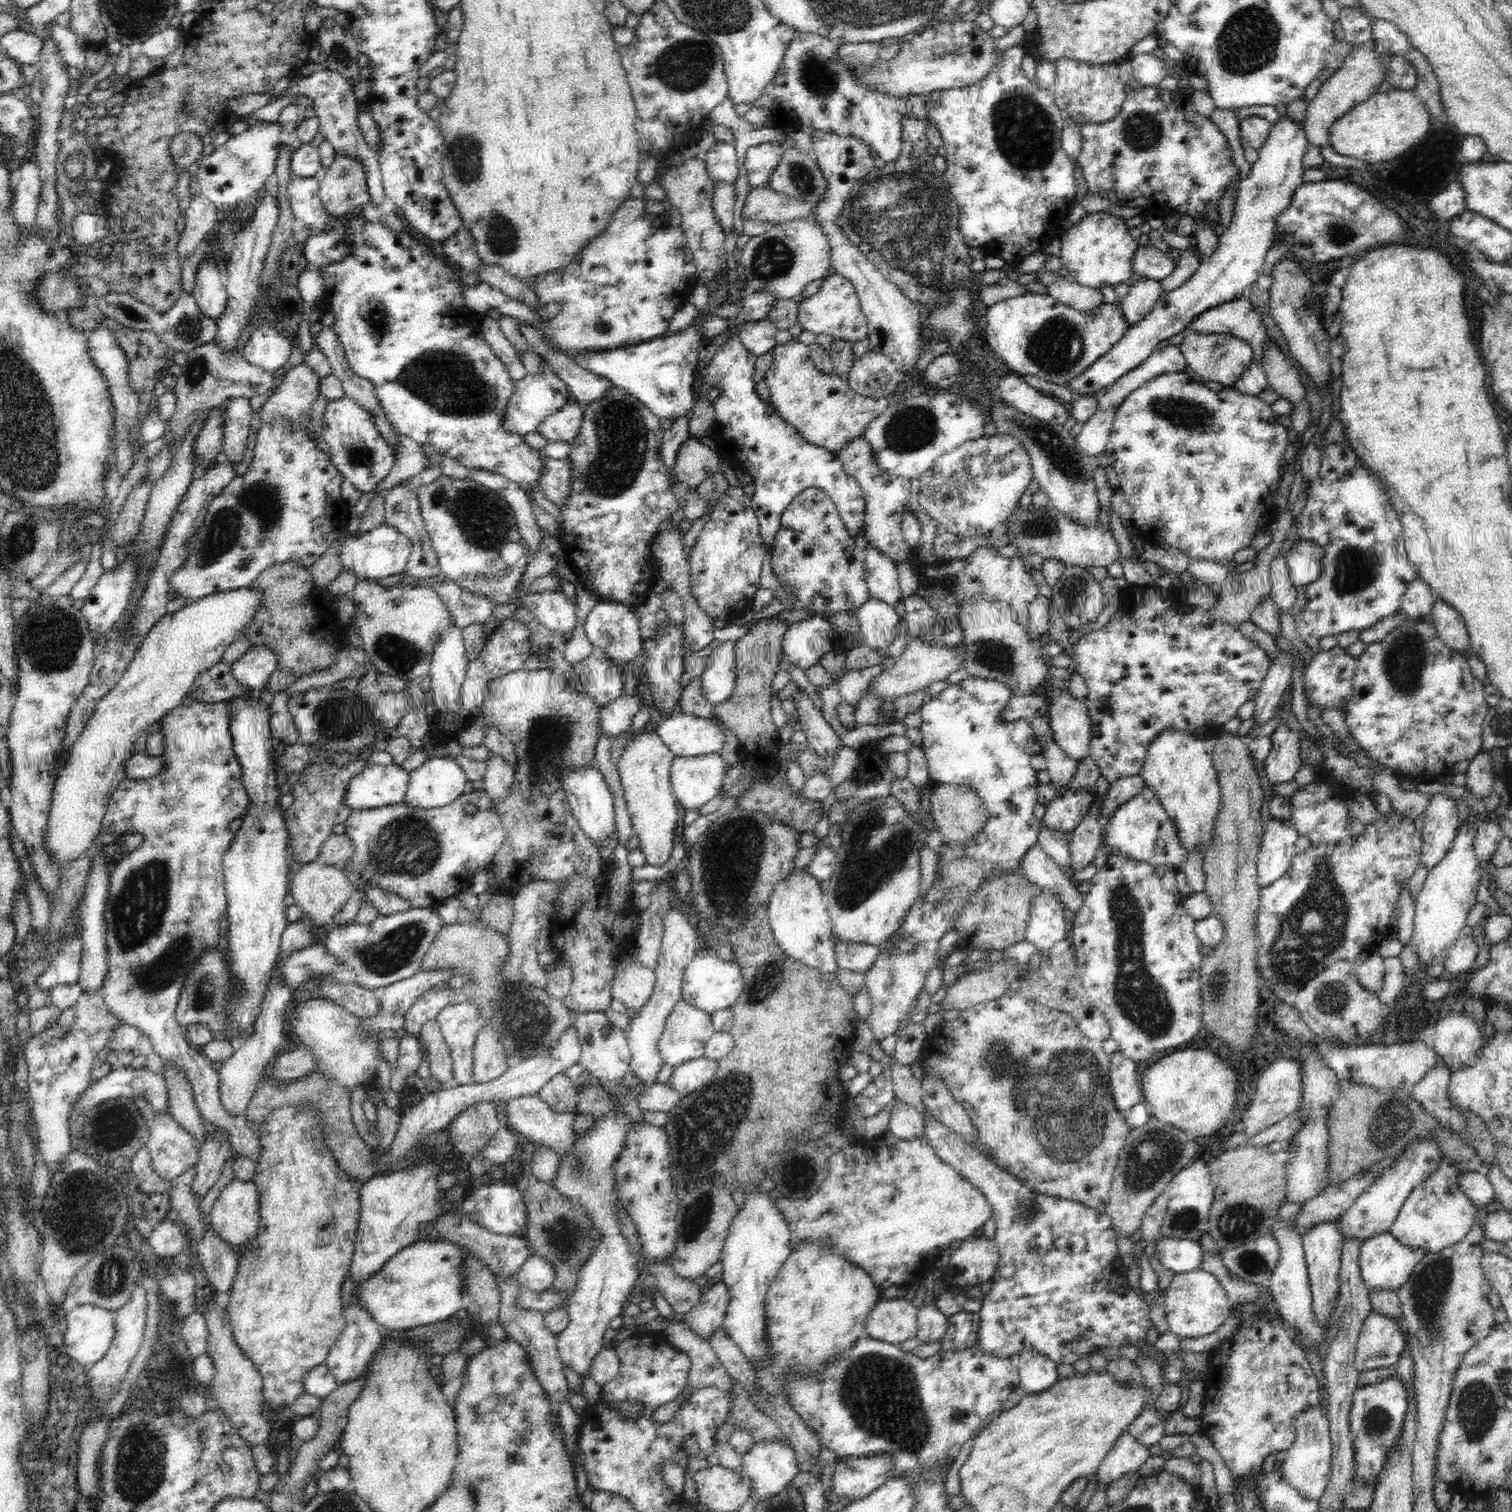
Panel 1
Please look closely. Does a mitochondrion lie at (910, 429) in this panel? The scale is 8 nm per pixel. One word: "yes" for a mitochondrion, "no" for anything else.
yes

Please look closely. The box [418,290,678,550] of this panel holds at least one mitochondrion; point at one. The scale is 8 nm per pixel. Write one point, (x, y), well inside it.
(621, 437)

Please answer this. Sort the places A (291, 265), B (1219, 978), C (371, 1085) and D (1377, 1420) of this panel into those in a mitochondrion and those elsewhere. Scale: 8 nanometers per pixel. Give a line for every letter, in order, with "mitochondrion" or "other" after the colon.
A: other
B: mitochondrion
C: other
D: mitochondrion

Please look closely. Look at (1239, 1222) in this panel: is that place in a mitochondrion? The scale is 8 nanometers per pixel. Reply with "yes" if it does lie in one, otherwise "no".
yes

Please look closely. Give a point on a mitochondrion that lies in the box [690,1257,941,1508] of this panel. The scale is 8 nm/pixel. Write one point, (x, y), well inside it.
(880, 1391)

